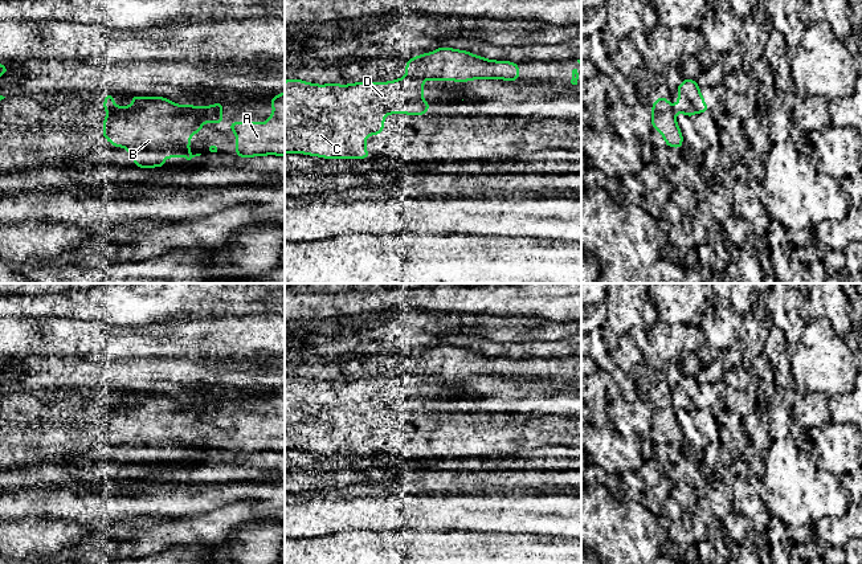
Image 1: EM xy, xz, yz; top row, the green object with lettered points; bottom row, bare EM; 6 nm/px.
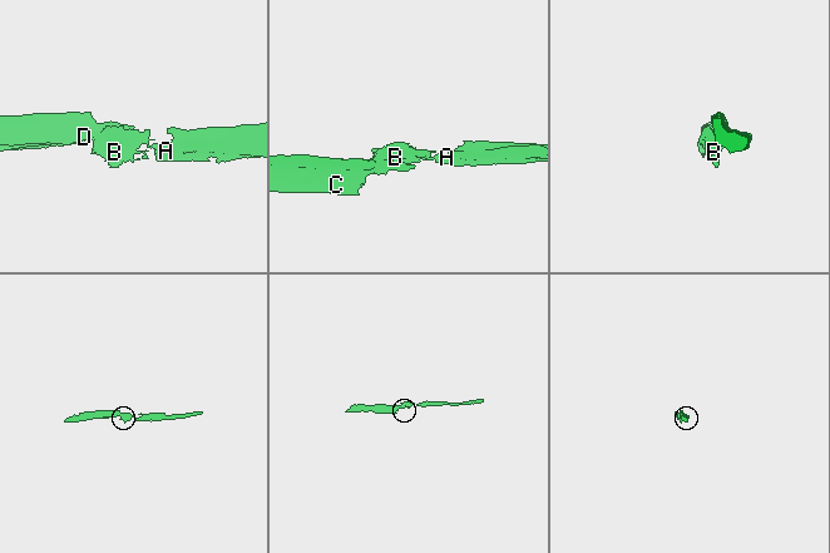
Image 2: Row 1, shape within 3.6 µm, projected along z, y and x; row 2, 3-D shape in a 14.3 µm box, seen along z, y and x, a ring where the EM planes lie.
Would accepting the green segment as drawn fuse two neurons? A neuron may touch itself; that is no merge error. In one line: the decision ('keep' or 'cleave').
cleave

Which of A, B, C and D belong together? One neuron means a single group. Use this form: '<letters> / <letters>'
A B / C D

